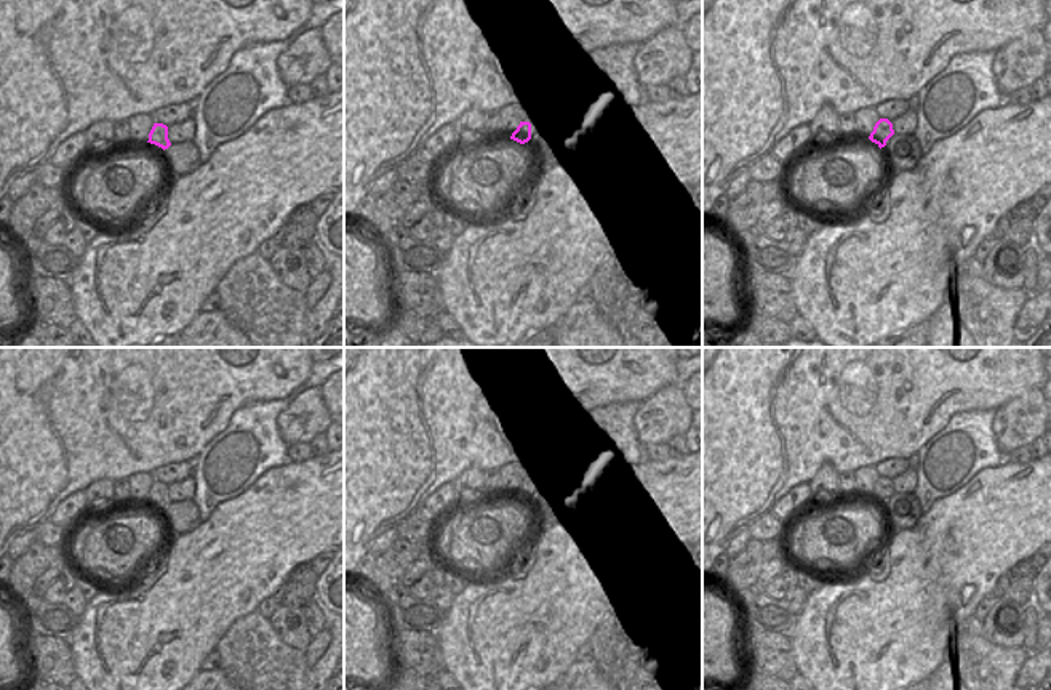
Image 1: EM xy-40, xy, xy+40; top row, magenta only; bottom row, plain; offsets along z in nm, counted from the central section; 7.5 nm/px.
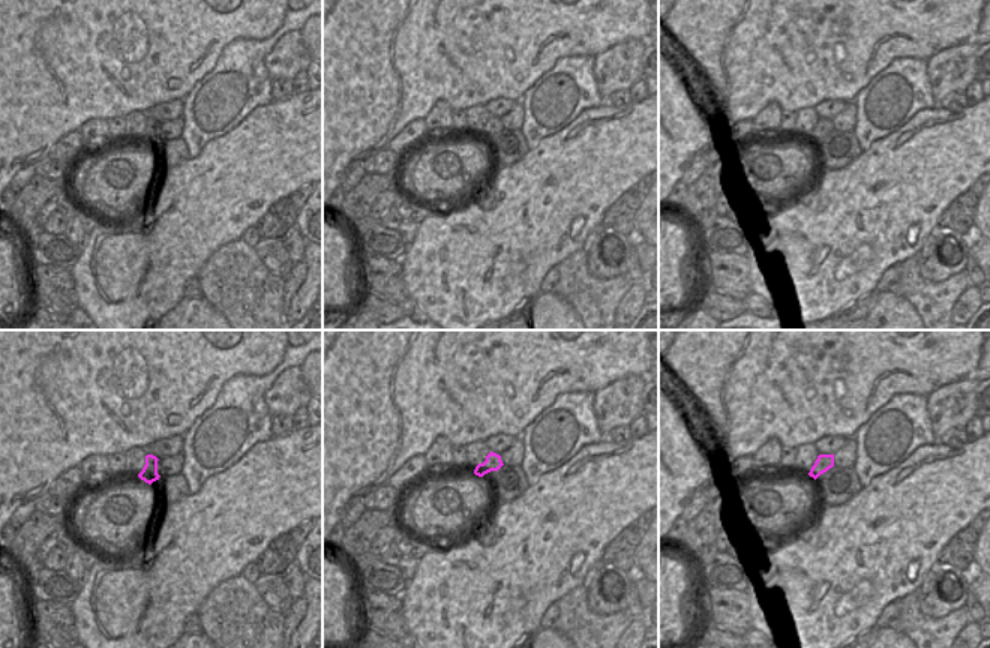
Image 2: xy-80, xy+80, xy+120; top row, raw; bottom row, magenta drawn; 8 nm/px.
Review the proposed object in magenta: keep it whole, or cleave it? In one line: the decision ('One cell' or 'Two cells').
One cell

